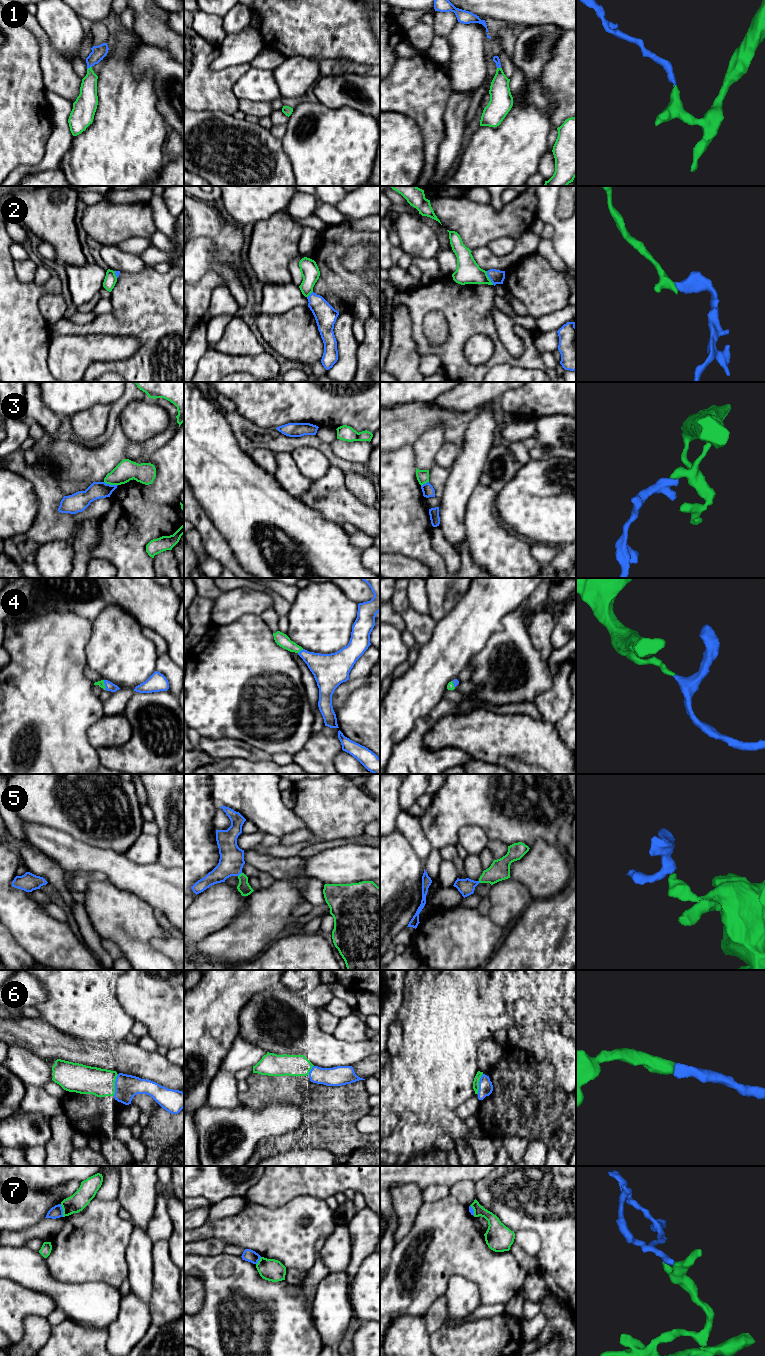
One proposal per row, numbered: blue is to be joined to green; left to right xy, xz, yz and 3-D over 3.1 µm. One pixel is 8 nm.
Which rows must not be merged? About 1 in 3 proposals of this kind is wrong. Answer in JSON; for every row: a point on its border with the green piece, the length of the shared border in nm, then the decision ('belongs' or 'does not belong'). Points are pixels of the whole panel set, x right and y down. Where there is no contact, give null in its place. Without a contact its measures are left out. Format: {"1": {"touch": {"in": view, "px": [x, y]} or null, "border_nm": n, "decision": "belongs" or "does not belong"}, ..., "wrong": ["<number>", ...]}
{"1": {"touch": {"in": "xy", "px": [90, 67]}, "border_nm": 50, "decision": "belongs"}, "2": {"touch": {"in": "yz", "px": [488, 278]}, "border_nm": 130, "decision": "does not belong"}, "3": {"touch": {"in": "xy", "px": [111, 484]}, "border_nm": 120, "decision": "does not belong"}, "4": {"touch": {"in": "xz", "px": [300, 650]}, "border_nm": 60, "decision": "belongs"}, "5": {"touch": {"in": "xz", "px": [240, 874]}, "border_nm": 50, "decision": "belongs"}, "6": {"touch": {"in": "xy", "px": [114, 1085]}, "border_nm": 180, "decision": "belongs"}, "7": {"touch": {"in": "xy", "px": [63, 1210]}, "border_nm": 110, "decision": "does not belong"}, "wrong": ["2", "3", "7"]}

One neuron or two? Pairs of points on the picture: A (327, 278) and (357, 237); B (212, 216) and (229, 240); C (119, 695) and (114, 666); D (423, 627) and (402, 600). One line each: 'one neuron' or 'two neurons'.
A: one neuron
B: one neuron
C: two neurons
D: one neuron

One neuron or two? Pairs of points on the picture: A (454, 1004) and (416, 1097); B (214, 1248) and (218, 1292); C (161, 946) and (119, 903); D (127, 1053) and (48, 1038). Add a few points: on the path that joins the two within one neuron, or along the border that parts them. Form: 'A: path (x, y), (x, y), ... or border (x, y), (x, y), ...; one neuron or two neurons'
A: border (408, 1070), (424, 1096); two neurons
B: border (224, 1252), (218, 1255), (194, 1255); two neurons
C: border (149, 941), (155, 949), (169, 957); two neurons
D: path (107, 1053), (84, 1053), (68, 1048); one neuron

